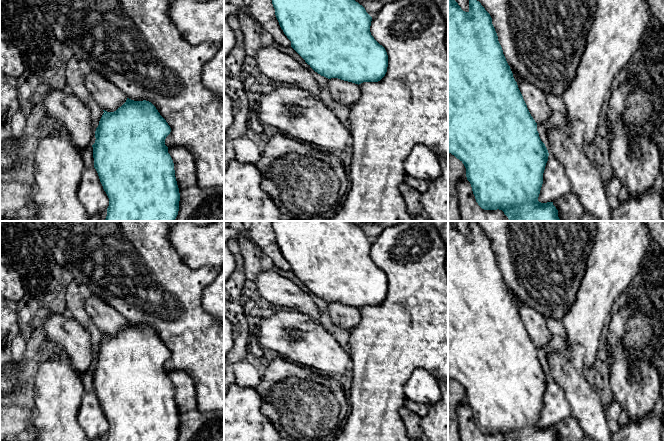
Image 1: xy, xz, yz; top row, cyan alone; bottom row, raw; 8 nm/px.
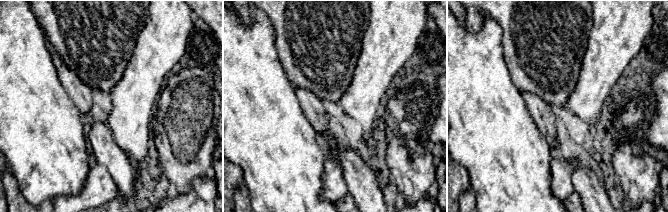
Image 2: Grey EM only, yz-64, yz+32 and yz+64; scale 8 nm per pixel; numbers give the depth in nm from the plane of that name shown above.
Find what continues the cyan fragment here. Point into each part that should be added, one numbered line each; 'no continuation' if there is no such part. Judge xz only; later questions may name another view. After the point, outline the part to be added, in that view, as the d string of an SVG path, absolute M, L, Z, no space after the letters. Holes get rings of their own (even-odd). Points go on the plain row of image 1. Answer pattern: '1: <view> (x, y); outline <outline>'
1: xz (347, 317); outline M338 302L328 303L328 313L335 326L348 331L357 326L361 320L361 314L358 308Z

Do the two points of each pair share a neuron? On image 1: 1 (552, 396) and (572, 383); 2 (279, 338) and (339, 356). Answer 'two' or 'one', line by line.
1: two
2: one

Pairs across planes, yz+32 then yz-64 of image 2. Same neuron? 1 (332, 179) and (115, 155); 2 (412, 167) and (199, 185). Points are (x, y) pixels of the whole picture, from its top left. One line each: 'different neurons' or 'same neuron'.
1: different neurons
2: different neurons

